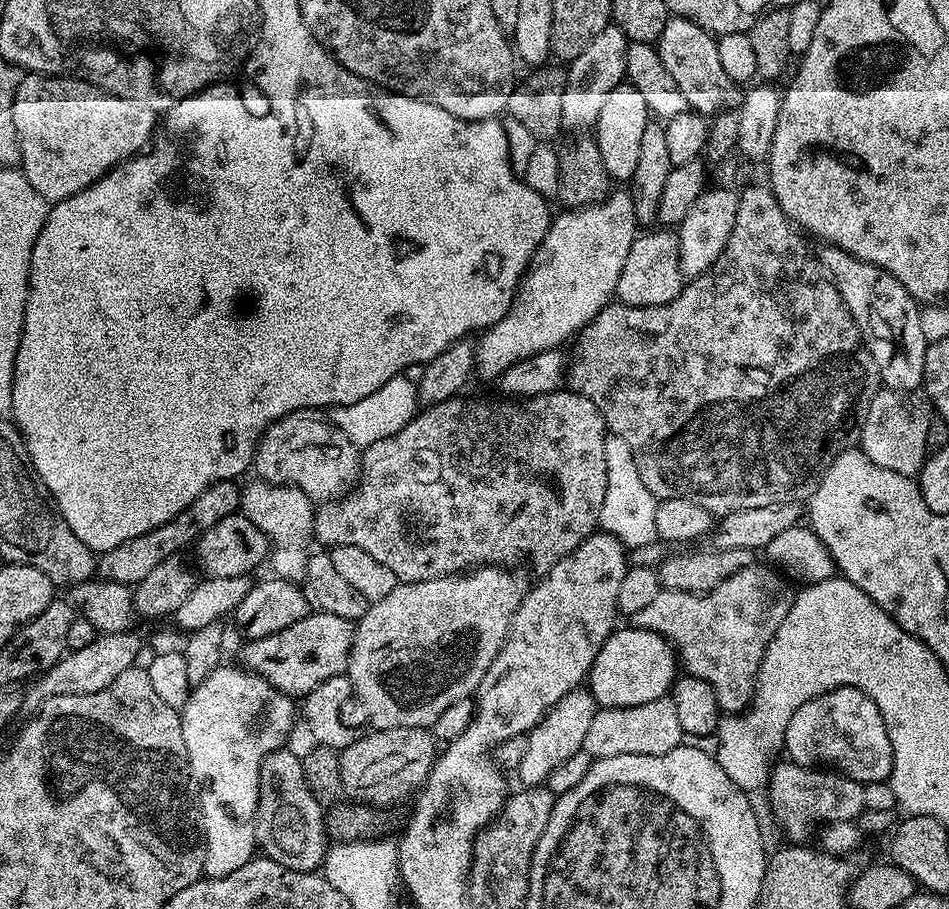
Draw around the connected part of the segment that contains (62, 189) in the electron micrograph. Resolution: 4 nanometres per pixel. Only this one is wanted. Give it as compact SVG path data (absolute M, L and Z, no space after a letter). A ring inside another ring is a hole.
M24 74L14 94L14 126L20 143L19 167L30 186L34 186L34 190L42 194L49 205L54 205L86 190L117 164L145 151L153 143L158 128L158 114L150 110L150 106L142 106L142 102L101 92L86 80L71 76Z

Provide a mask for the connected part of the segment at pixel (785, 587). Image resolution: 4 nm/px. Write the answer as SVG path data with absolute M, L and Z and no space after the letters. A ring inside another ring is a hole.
M763 567L738 570L709 592L661 588L647 606L630 617L635 627L657 632L659 636L672 641L683 671L694 678L702 678L702 682L712 687L724 714L739 714L751 705L752 696L756 693L756 675L766 654L766 646L770 646L778 626L782 626L782 618L786 618L792 605L793 585L779 571Z

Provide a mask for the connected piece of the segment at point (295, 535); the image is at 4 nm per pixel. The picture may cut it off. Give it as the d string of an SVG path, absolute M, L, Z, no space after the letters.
M259 478L253 481L243 485L240 512L268 536L271 575L277 580L303 581L311 544L314 544L314 502L297 488L268 484Z

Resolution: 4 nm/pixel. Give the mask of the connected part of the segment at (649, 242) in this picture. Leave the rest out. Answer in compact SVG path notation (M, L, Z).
M660 230L664 232L648 232L637 235L630 246L630 254L626 254L626 266L622 266L622 274L618 274L618 286L615 299L622 304L630 306L658 306L666 302L674 302L684 288L686 277L680 269L680 237L675 231Z

